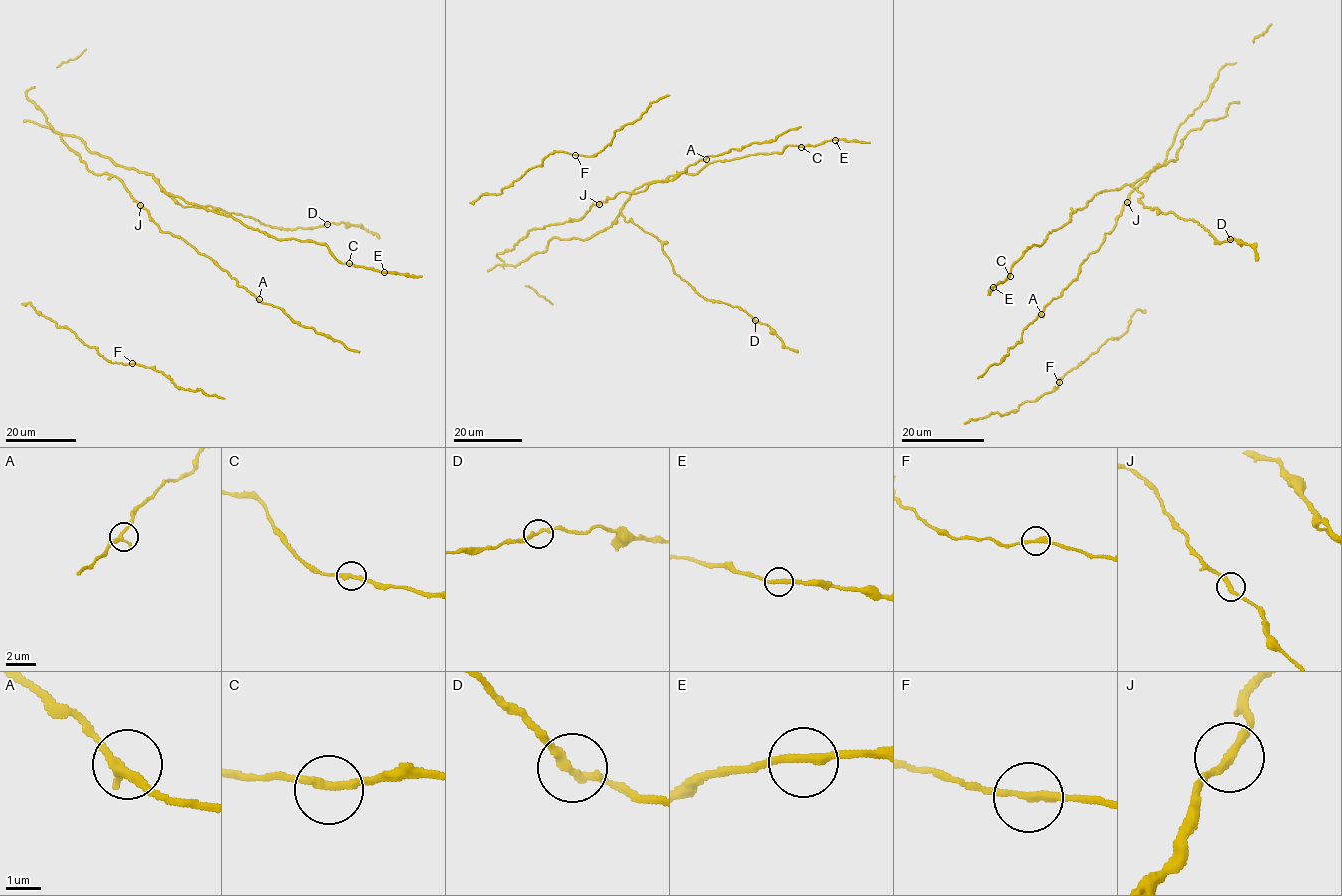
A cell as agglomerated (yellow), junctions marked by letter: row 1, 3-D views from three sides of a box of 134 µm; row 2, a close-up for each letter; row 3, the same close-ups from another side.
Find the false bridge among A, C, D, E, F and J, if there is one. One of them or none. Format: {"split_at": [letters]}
{"split_at": []}

